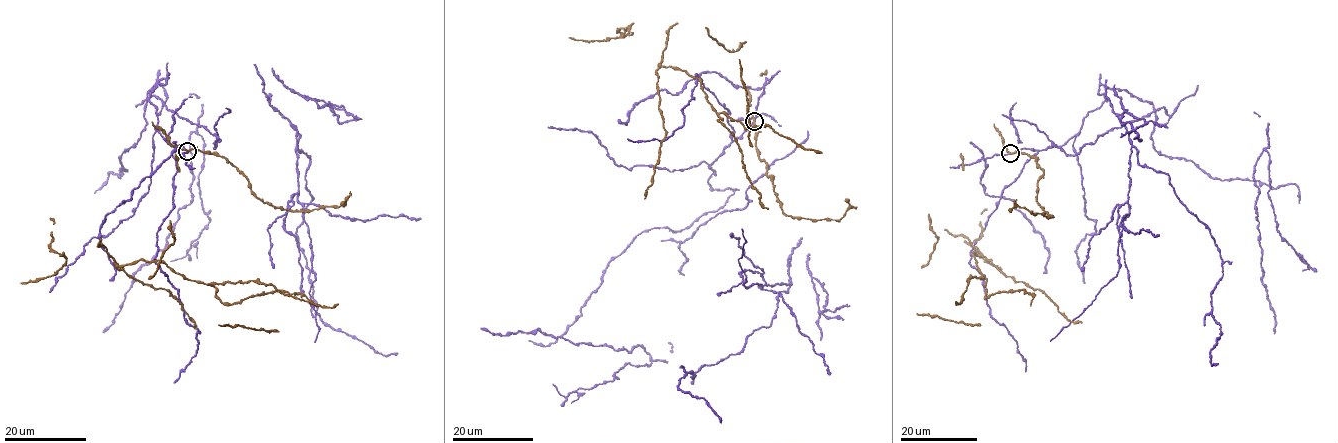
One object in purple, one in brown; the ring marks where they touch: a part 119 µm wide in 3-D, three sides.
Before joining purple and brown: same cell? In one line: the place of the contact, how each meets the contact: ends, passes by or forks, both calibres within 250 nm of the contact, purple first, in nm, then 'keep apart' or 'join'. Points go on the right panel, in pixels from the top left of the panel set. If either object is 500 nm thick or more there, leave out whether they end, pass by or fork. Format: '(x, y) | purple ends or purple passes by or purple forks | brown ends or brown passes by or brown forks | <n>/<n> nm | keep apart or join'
(1010, 153) | purple passes by | brown passes by | 220/260 nm | join

